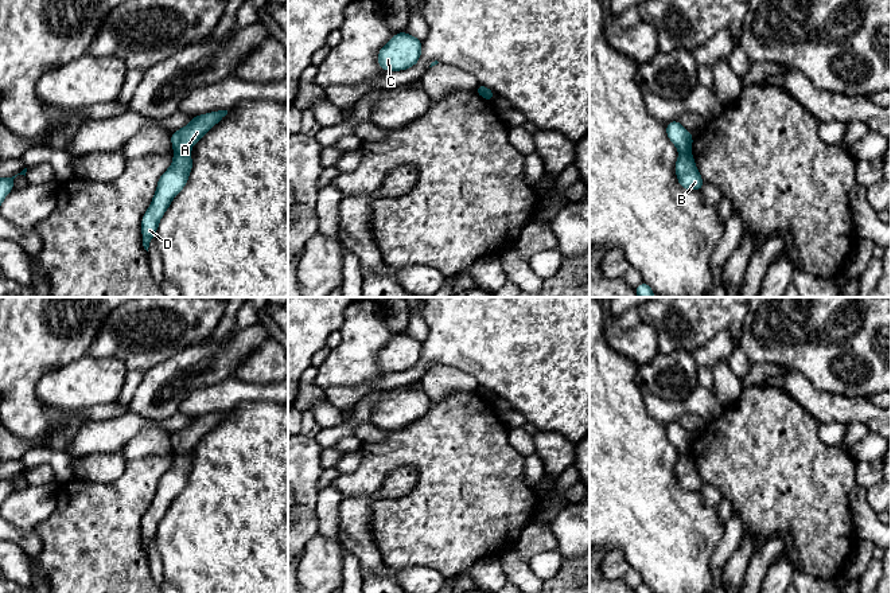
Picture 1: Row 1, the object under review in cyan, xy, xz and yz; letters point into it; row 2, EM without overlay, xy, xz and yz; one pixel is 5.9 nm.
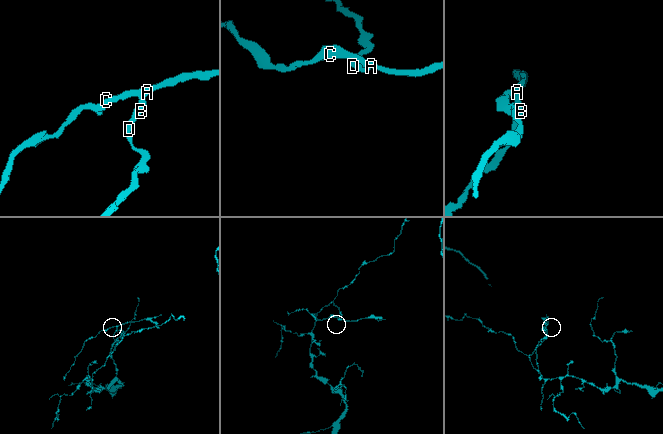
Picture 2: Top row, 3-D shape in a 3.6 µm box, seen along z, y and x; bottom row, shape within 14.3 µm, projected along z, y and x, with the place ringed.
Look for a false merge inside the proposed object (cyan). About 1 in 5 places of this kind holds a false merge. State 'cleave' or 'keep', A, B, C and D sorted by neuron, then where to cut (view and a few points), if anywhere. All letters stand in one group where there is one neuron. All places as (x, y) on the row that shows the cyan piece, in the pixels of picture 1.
cleave; A C / B D; cut in xy along (175, 151), (189, 153)

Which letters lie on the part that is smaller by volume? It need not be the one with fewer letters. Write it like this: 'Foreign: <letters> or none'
Foreign: A, C

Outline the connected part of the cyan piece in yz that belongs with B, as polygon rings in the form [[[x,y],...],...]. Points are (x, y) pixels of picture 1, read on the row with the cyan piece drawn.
[[[690,152],[680,153],[674,169],[678,177],[678,183],[684,190],[701,191],[704,180],[696,168]]]

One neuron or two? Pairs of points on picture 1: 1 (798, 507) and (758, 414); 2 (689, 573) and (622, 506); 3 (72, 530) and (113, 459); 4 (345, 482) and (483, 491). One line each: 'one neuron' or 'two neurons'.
1: one neuron
2: one neuron
3: two neurons
4: one neuron

